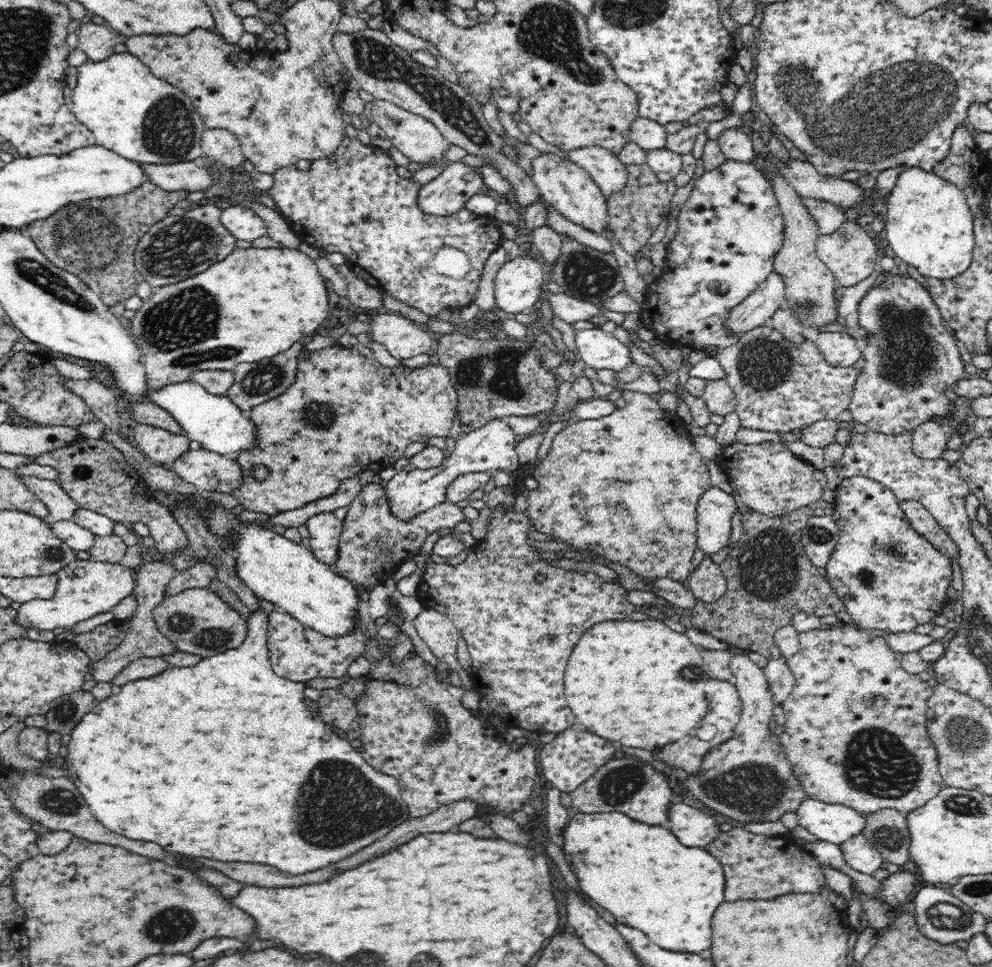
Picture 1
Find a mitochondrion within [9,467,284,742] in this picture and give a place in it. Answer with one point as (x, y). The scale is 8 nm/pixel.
(212, 638)

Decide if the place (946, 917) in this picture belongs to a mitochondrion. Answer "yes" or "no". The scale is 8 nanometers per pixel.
yes

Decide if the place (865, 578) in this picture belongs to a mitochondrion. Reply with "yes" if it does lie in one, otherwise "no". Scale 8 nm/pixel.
yes

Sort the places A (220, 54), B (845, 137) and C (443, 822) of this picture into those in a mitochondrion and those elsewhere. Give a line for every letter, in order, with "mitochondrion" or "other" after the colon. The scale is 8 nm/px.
A: other
B: mitochondrion
C: other

